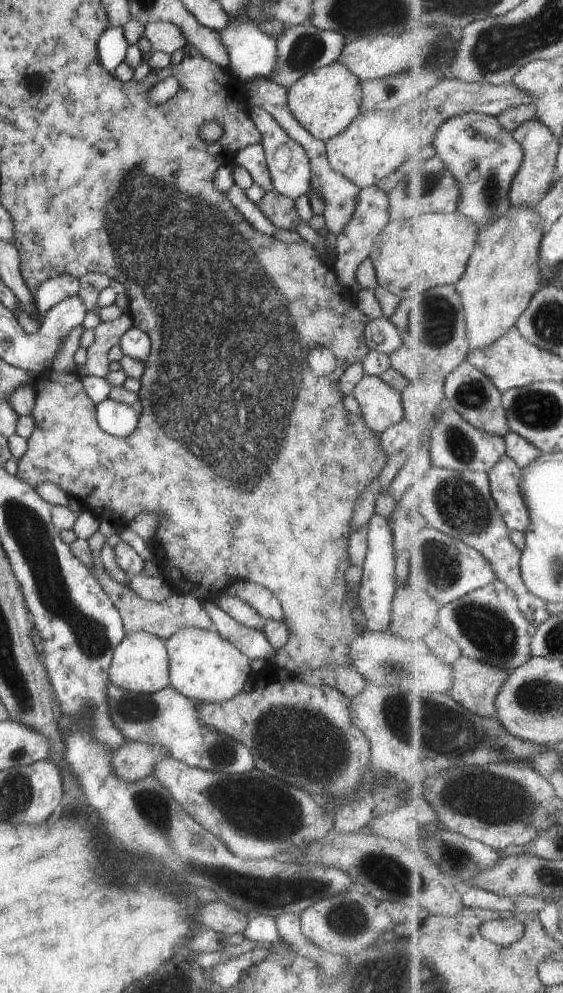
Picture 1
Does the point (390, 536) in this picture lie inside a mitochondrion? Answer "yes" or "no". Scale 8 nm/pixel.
no

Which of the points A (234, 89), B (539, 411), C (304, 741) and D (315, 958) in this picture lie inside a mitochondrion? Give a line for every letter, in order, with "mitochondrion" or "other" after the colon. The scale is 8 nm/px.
A: other
B: mitochondrion
C: mitochondrion
D: other

